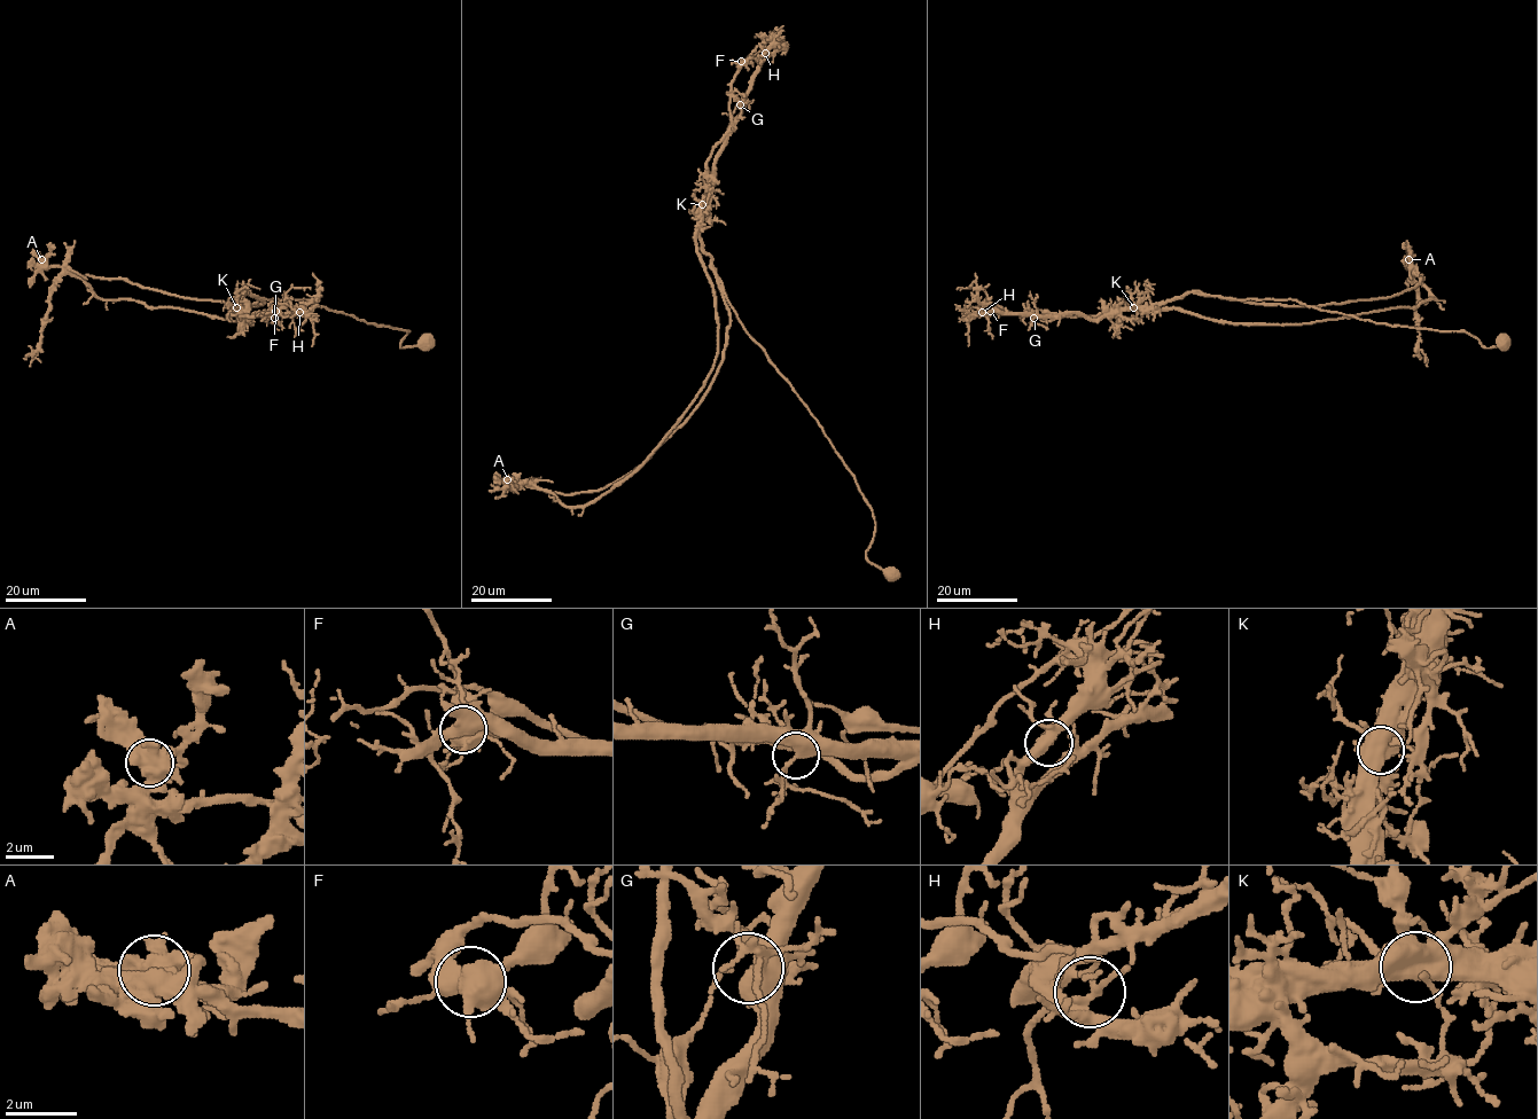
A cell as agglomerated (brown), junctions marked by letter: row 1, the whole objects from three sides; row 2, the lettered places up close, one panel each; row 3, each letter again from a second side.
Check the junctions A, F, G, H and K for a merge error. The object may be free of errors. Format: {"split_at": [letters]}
{"split_at": ["K"]}

